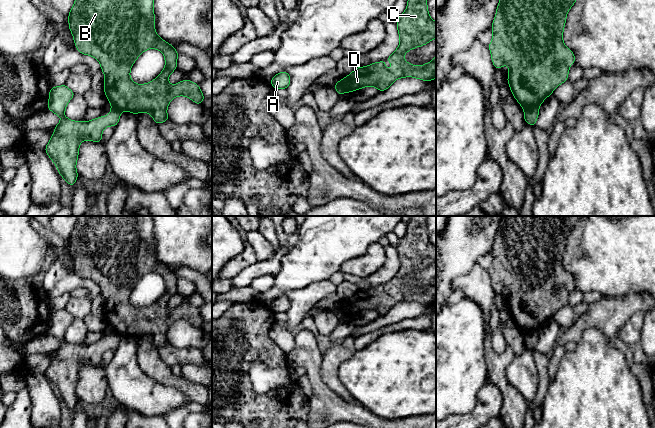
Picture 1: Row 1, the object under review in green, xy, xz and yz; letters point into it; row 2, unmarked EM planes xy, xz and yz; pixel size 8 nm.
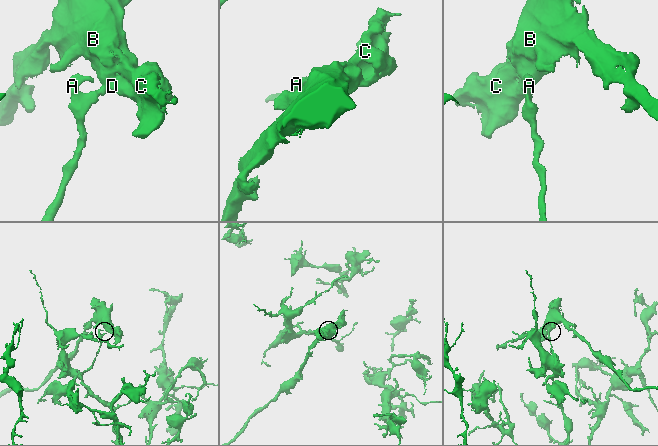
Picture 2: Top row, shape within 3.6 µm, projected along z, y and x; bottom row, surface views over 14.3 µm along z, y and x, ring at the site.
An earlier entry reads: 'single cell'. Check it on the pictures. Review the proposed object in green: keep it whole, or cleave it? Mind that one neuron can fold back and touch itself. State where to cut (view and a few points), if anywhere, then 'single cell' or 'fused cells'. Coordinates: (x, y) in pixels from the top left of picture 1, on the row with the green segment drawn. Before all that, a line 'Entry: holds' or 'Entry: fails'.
Entry: fails
cut yz (538, 105), (532, 105), (524, 109); fused cells

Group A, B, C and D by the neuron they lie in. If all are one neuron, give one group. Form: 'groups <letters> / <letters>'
groups A / B C D

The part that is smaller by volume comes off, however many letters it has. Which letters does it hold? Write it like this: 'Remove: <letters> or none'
Remove: B, C, D

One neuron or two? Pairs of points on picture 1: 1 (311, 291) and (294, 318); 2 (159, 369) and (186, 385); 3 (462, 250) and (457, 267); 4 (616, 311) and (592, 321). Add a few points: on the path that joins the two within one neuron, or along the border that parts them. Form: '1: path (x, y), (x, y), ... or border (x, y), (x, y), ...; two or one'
1: path (306, 298), (300, 304), (297, 311); one
2: path (166, 376), (170, 380), (179, 382); one
3: path (458, 254), (457, 263); one
4: path (610, 313), (598, 316); one

